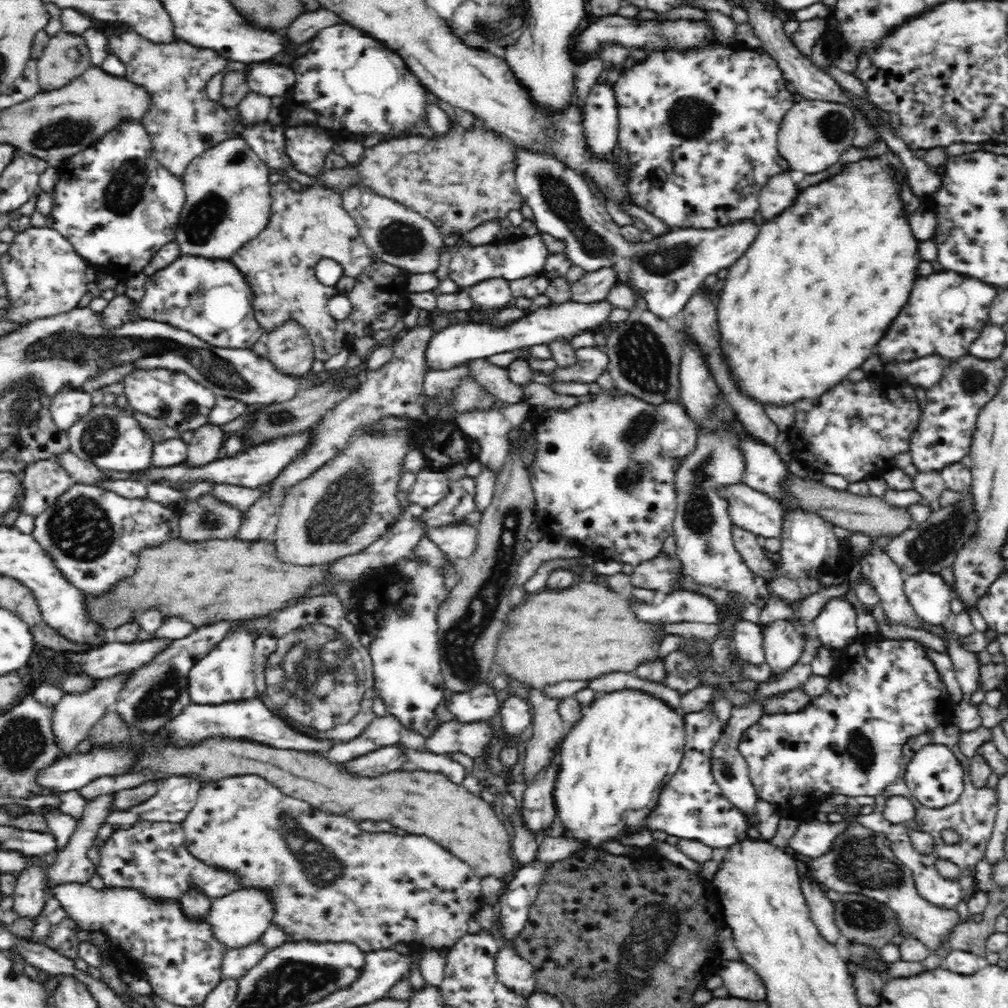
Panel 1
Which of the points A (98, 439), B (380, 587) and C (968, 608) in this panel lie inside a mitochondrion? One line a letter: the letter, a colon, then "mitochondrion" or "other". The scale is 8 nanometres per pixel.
A: mitochondrion
B: other
C: other

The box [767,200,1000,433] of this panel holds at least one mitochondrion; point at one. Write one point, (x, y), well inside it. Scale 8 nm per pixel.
(972, 381)

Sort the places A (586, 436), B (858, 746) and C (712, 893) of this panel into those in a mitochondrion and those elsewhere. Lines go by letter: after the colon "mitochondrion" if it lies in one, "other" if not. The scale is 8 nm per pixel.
A: other
B: mitochondrion
C: other

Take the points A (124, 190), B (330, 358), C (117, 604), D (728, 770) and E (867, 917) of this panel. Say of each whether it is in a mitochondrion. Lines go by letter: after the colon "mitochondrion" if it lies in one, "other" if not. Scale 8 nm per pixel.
A: mitochondrion
B: other
C: mitochondrion
D: mitochondrion
E: mitochondrion

